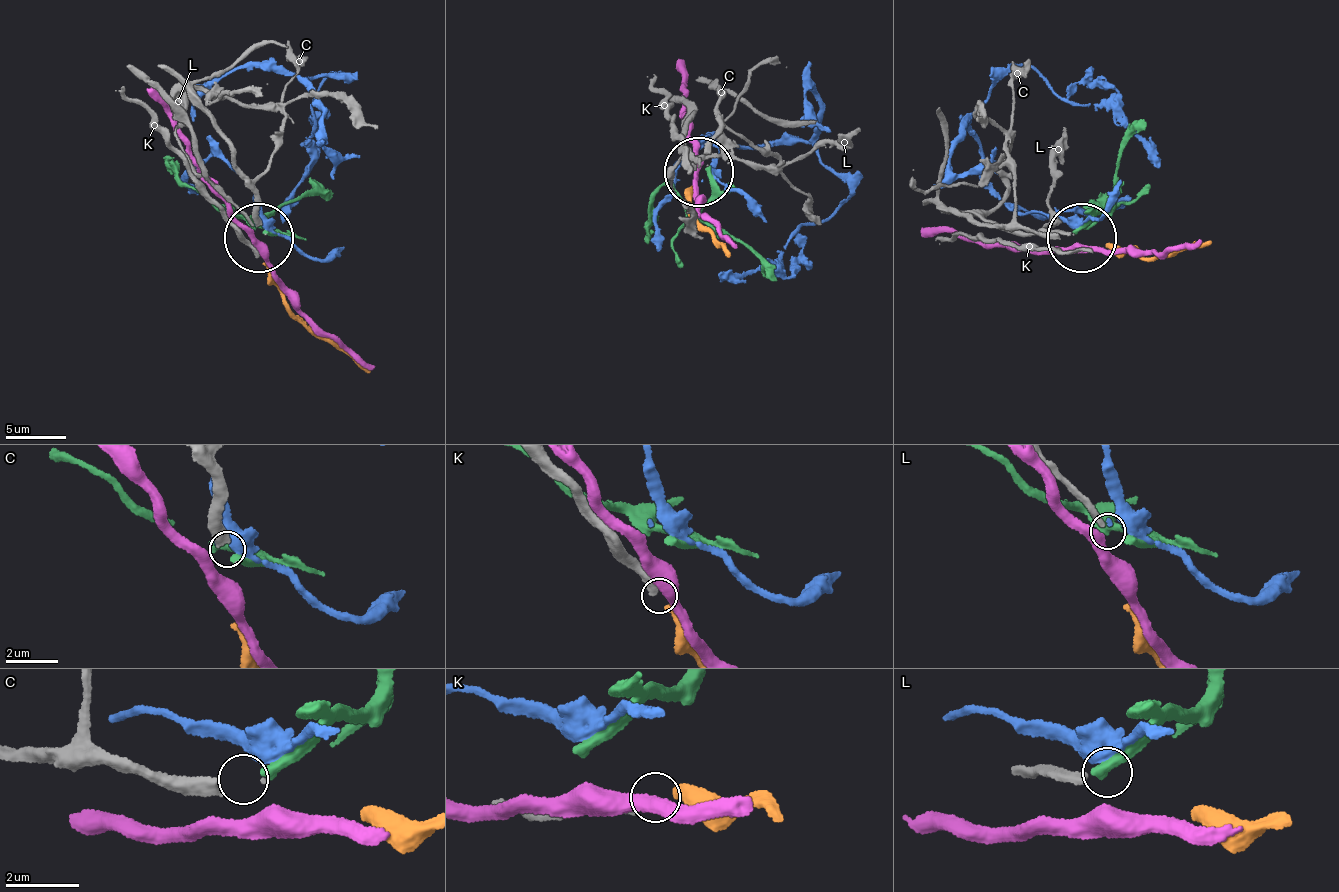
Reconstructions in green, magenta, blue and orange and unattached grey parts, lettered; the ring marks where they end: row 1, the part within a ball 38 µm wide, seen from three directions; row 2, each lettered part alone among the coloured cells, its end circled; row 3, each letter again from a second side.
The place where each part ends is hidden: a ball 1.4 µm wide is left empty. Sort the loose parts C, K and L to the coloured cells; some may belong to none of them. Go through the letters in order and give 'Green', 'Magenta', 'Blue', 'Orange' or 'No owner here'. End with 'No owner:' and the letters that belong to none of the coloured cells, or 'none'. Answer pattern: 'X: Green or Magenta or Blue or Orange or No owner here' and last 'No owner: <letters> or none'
C: Green
K: Orange
L: No owner here
No owner: L

